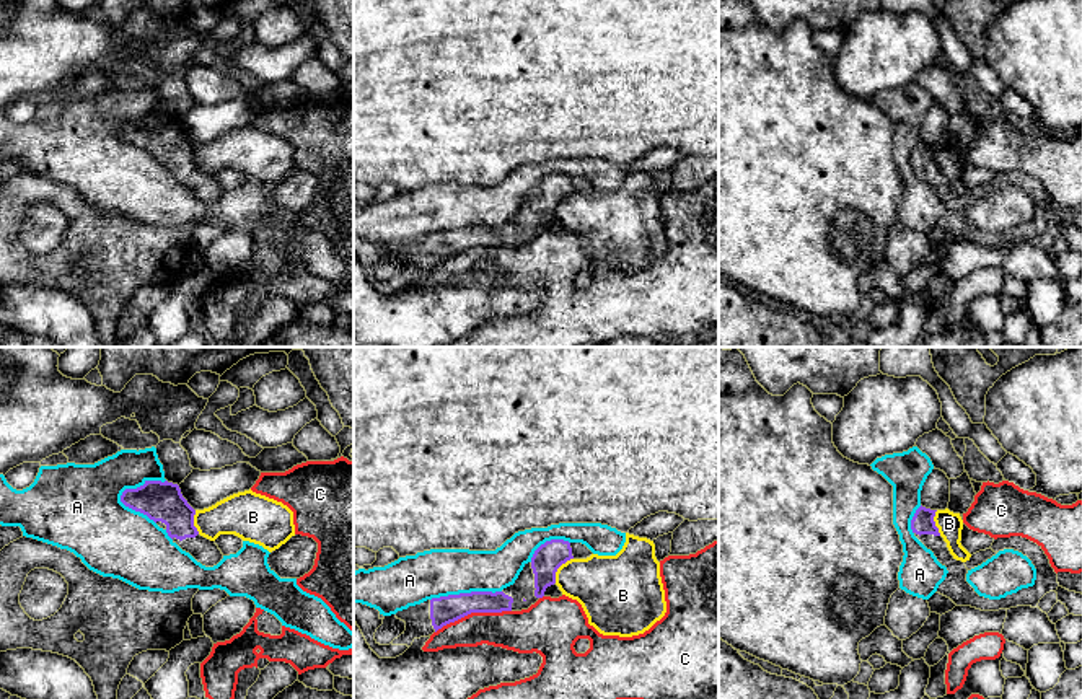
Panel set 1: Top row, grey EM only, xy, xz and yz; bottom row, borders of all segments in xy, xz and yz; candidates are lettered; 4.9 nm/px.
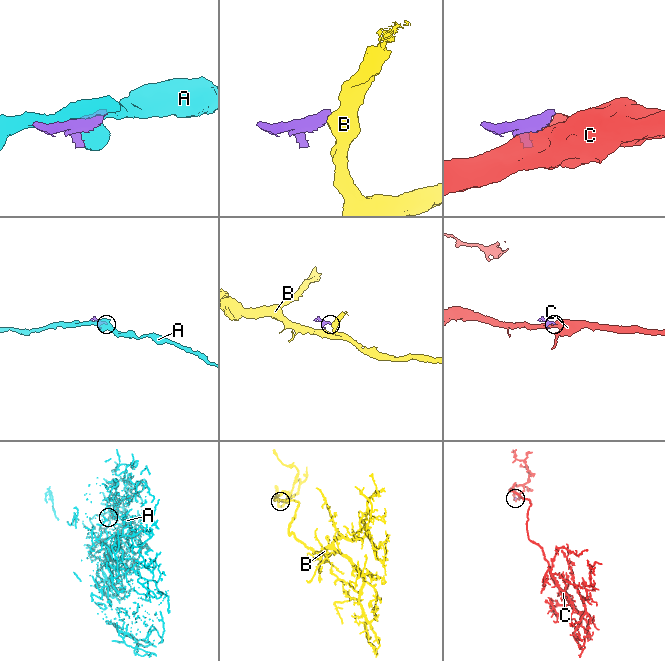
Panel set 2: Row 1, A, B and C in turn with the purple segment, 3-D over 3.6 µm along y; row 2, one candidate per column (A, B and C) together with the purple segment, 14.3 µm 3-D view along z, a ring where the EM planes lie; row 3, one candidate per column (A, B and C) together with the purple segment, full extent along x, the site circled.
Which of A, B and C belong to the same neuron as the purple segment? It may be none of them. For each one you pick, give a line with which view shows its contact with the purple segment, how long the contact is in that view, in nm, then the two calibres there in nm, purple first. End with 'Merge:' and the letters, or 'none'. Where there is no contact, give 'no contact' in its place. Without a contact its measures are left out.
Merge: none

